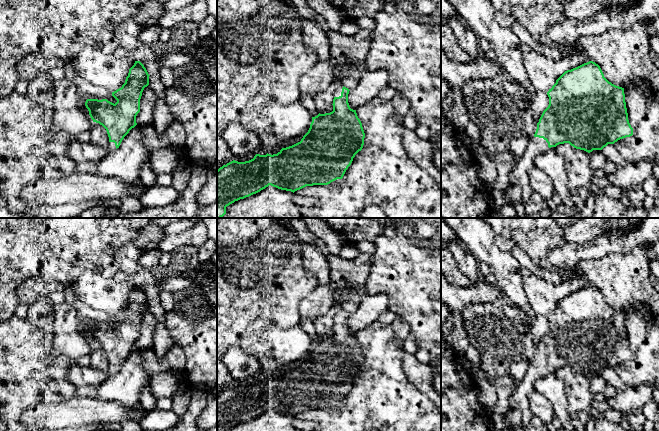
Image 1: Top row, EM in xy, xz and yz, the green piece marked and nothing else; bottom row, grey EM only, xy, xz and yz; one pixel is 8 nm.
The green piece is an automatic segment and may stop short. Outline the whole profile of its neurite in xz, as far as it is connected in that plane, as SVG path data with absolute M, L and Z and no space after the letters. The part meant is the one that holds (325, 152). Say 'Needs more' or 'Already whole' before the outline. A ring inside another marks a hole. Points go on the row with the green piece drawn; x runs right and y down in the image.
Needs more. M341 85L334 92L333 111L318 114L312 117L308 132L300 142L282 148L277 154L256 154L253 159L245 162L231 161L217 170L217 218L226 214L226 207L230 204L260 192L269 185L281 190L295 192L306 186L328 185L331 182L342 179L346 170L351 165L355 155L362 150L365 133L356 110L350 108L348 103L349 89Z

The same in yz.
Needs more. M593 61L565 71L549 89L547 95L549 105L537 123L536 132L524 154L509 173L508 187L520 185L522 198L525 201L530 201L533 192L528 174L534 166L534 158L537 155L564 143L590 153L633 135L633 128L628 120L624 88L609 82L600 66Z

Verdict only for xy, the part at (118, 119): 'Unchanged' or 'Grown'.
Grown

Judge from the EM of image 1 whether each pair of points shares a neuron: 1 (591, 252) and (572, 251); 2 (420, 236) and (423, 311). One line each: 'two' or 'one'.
1: one
2: one

